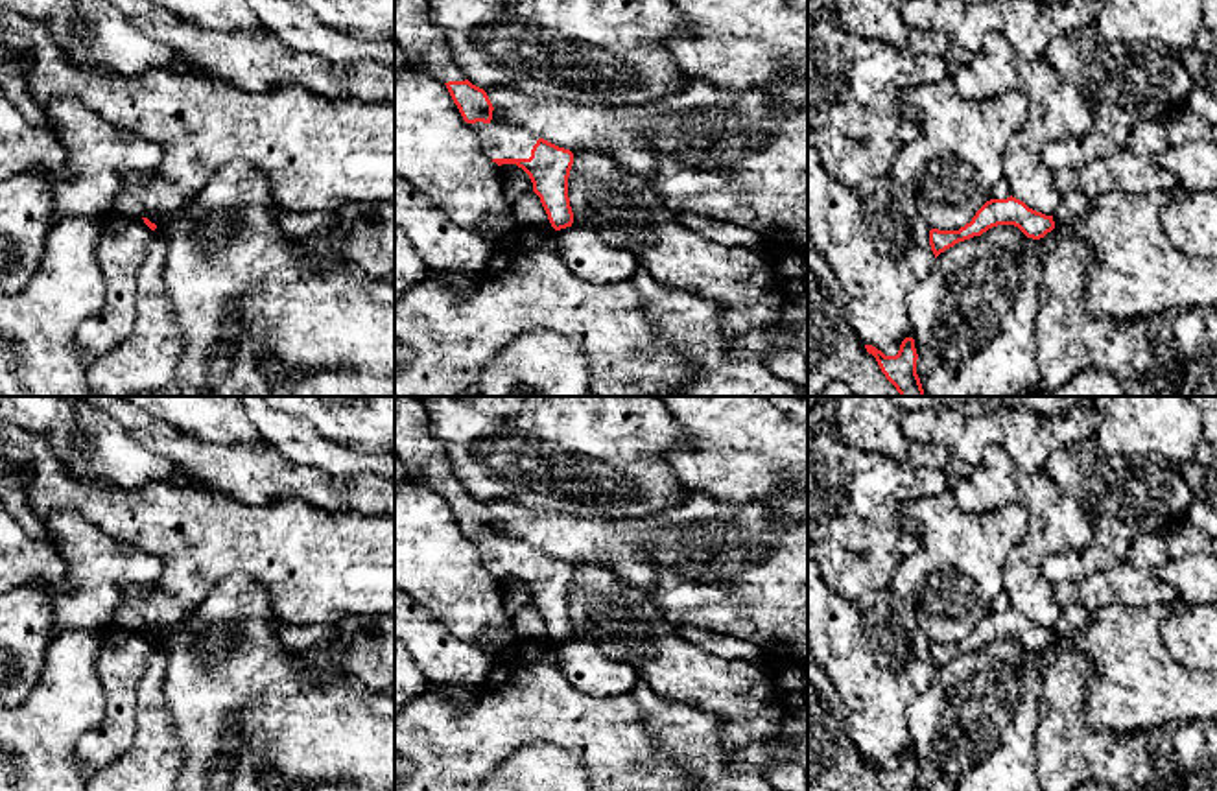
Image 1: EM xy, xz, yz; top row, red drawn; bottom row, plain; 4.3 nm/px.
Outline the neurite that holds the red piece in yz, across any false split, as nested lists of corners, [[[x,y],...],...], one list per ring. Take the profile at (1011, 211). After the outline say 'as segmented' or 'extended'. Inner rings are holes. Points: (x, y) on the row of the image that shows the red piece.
[[[1016,197],[1007,199],[990,199],[987,201],[972,218],[970,223],[959,230],[929,230],[929,245],[935,258],[946,249],[953,247],[959,242],[981,236],[992,227],[998,225],[1014,225],[1027,238],[1040,240],[1055,229],[1053,216],[1046,216],[1029,208],[1023,201]]] | as segmented

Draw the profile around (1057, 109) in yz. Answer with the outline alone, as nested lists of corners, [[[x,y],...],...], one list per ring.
[[[985,33],[981,50],[953,76],[955,90],[966,100],[988,100],[1020,90],[1029,101],[1027,120],[1003,153],[1003,179],[1012,197],[1053,216],[1062,192],[1053,171],[1042,164],[1042,149],[1068,136],[1086,136],[1093,116],[1079,89],[1064,81],[1044,55],[1023,61],[999,33]]]

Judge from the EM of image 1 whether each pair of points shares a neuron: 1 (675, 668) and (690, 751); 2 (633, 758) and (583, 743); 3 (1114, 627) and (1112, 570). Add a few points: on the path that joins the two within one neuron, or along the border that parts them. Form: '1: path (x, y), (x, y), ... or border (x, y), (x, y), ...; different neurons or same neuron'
1: border (646, 677), (661, 696), (712, 712), (720, 723); different neurons
2: path (620, 747), (614, 743), (596, 743); same neuron
3: border (1112, 602), (1151, 607); different neurons

